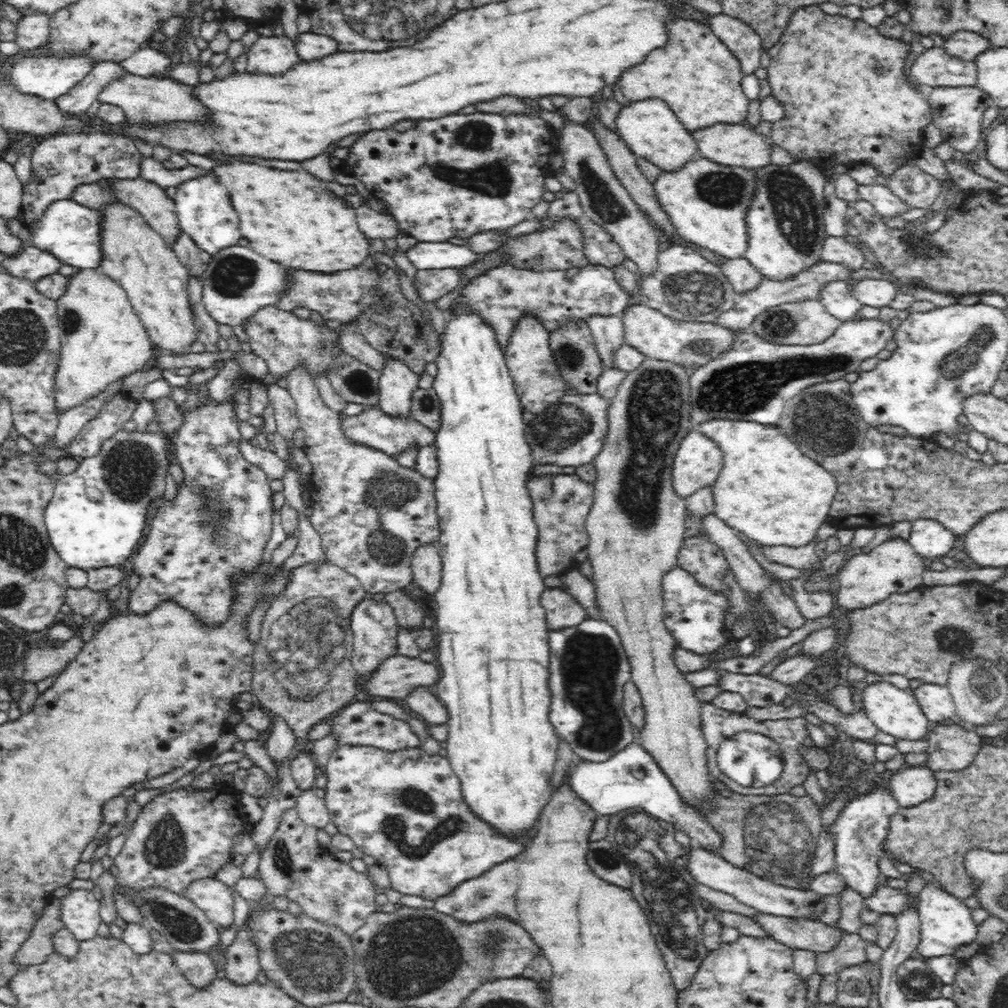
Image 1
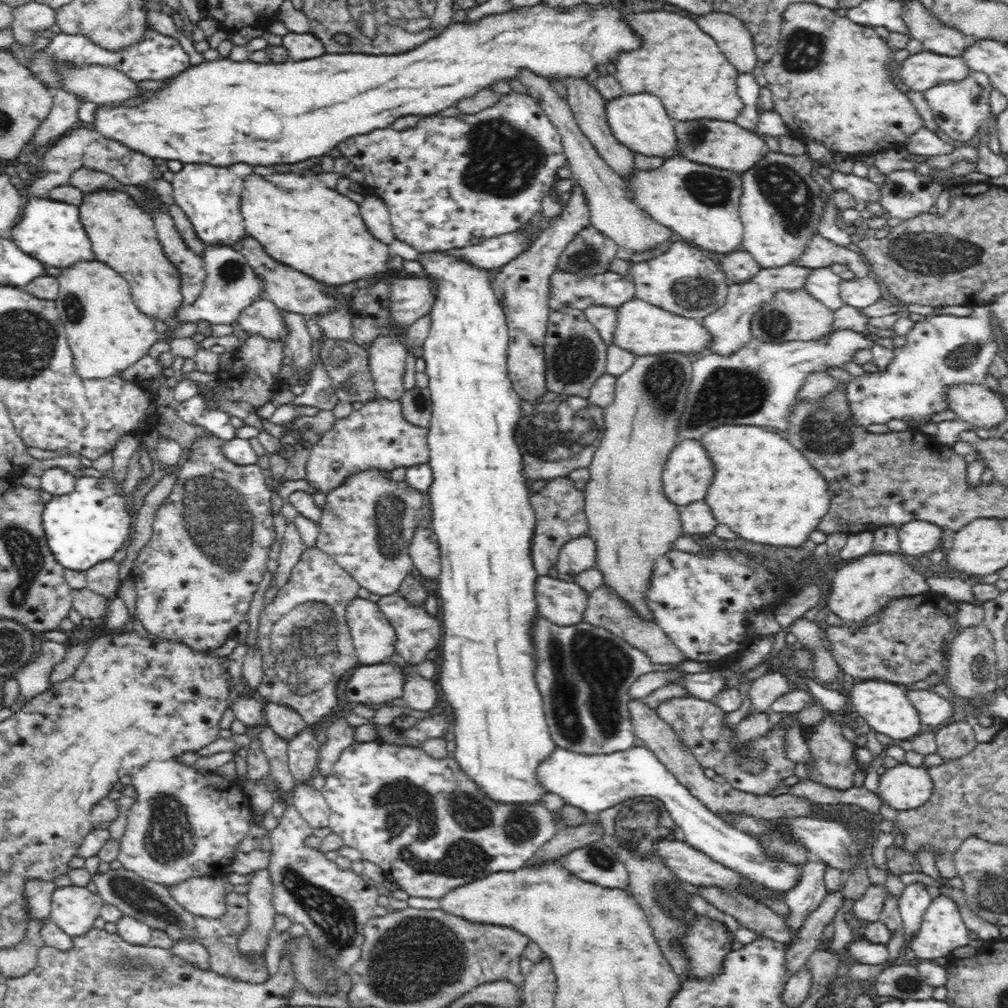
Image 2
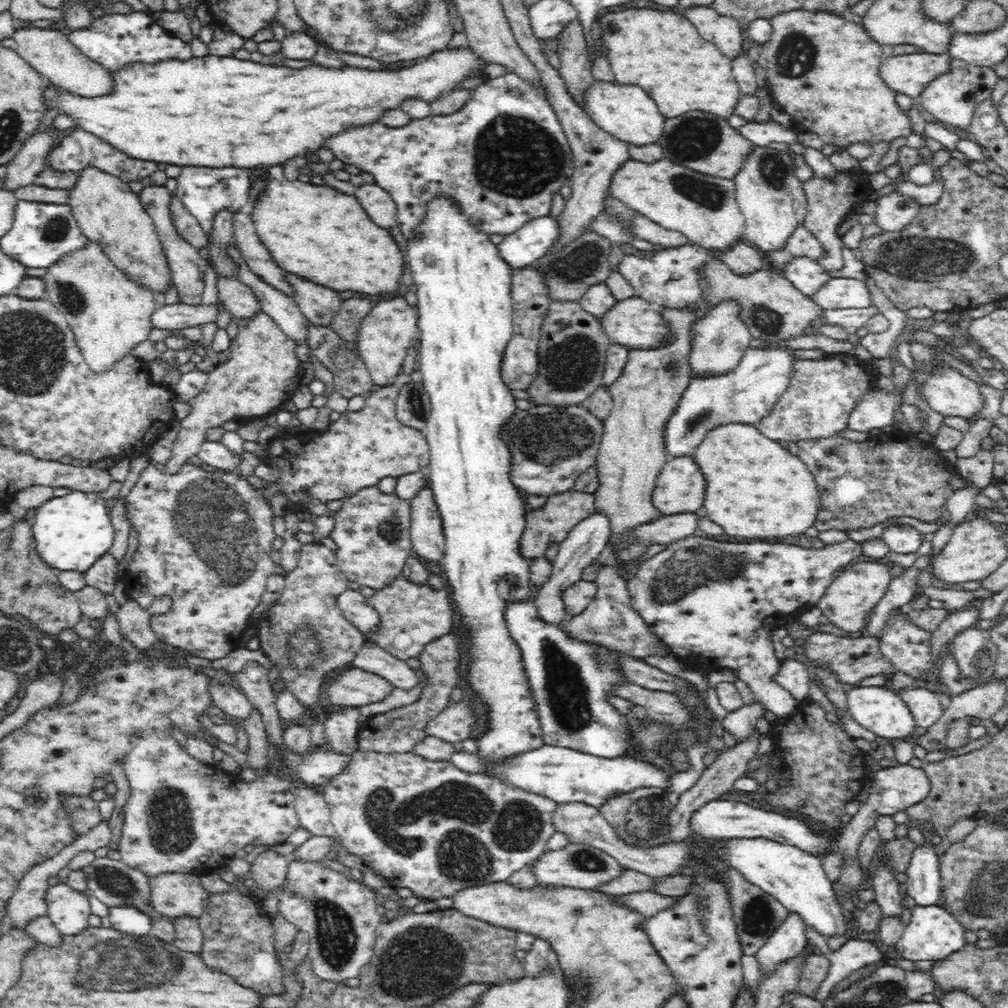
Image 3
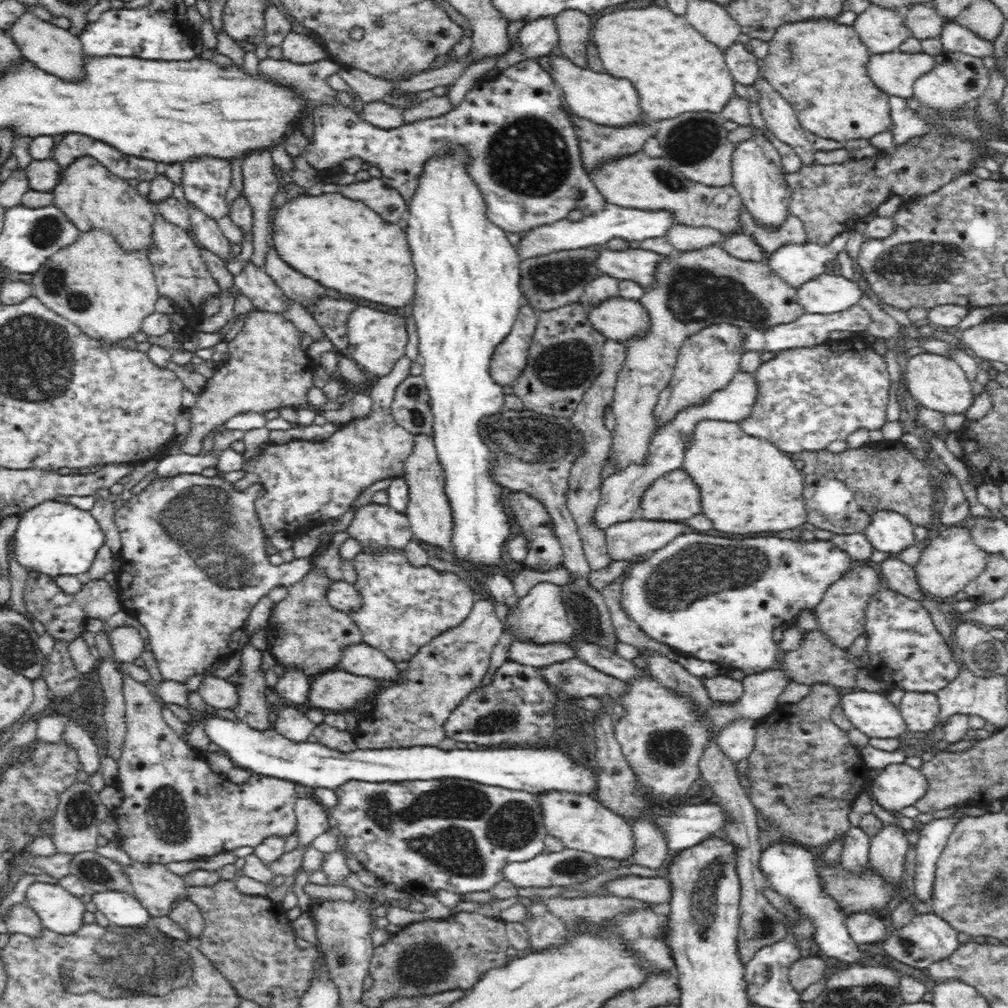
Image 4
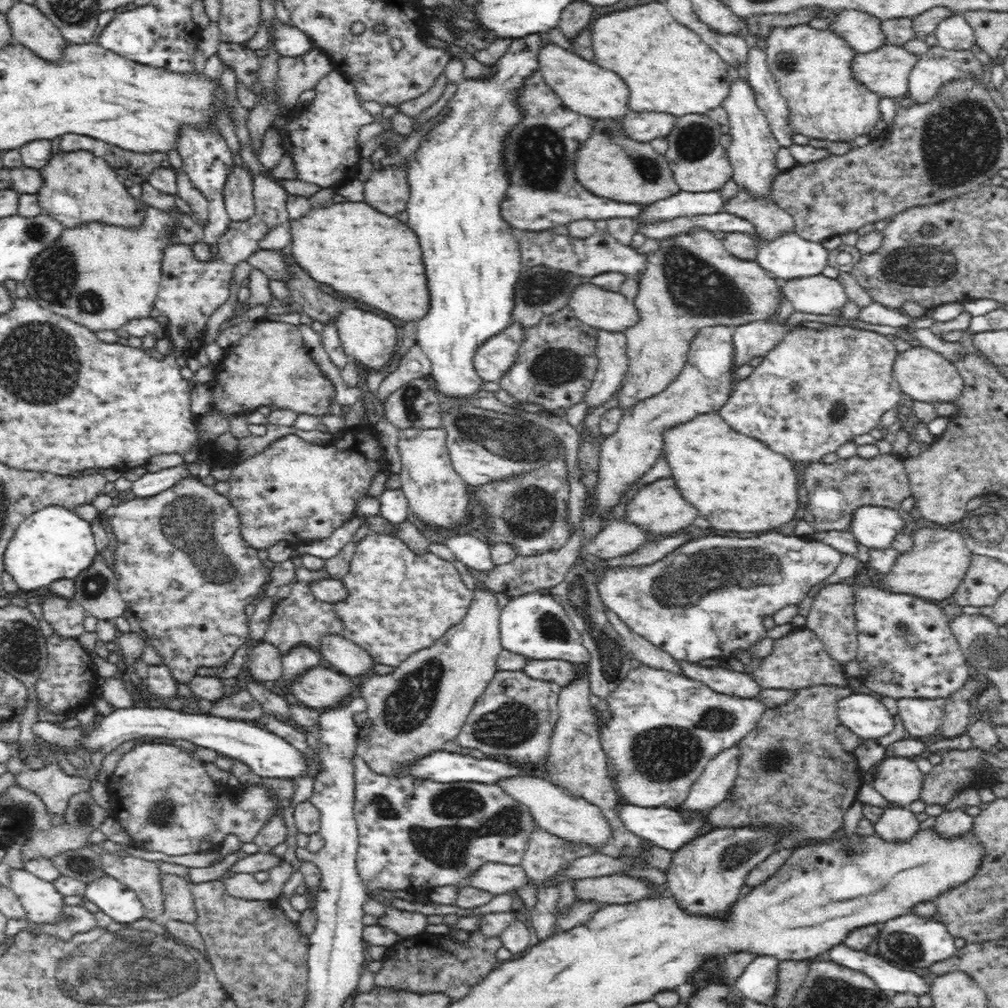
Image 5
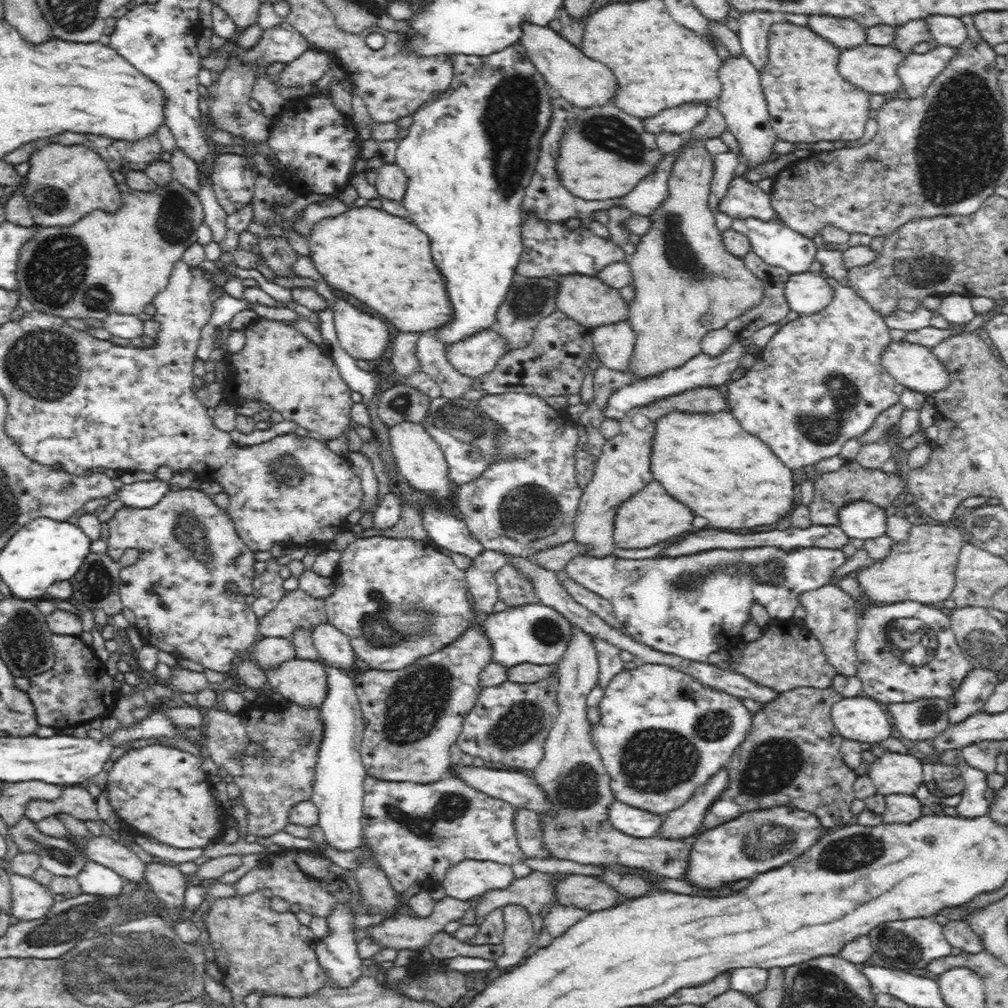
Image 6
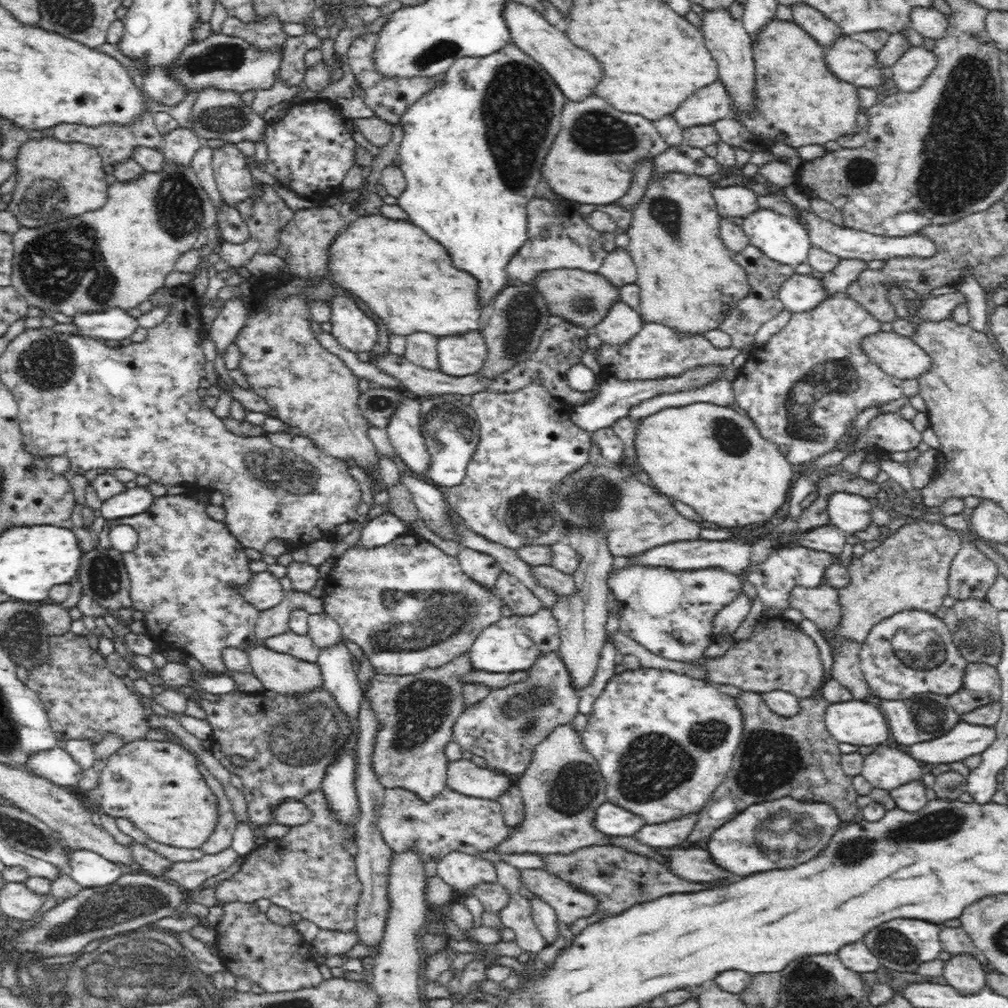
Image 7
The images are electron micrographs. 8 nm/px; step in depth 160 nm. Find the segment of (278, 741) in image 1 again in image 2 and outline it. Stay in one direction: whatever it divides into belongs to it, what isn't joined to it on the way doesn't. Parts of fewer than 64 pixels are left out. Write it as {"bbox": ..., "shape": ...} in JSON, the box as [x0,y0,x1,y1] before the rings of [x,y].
{"bbox":[264,703,308,744],"shape":[[[266,703],[264,705],[264,720],[266,726],[286,743],[290,744],[296,736],[308,730],[304,719],[290,707],[278,705],[278,703]]]}

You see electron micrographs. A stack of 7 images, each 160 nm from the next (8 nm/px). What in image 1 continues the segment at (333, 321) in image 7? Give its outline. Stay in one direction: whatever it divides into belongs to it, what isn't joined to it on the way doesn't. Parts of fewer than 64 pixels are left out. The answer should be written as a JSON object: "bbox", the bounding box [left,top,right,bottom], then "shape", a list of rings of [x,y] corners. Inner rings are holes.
{"bbox":[378,255,486,418],"shape":[[[482,255],[482,258],[470,267],[417,270],[415,288],[420,298],[427,303],[428,300],[437,301],[445,294],[452,292],[461,283],[463,270],[474,268],[484,258],[486,256]],[[386,357],[379,378],[378,408],[386,415],[410,418],[412,396],[419,389],[419,375],[404,362]]]}

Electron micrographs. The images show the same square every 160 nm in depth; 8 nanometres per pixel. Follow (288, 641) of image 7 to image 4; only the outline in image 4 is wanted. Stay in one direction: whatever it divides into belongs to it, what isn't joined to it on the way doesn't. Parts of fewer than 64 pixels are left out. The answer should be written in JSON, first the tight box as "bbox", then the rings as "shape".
{"bbox":[231,643,272,730],"shape":[[[248,643],[242,649],[243,674],[240,685],[237,686],[238,702],[231,710],[240,721],[248,723],[257,730],[268,730],[272,724],[268,720],[266,703],[266,675],[264,653]]]}

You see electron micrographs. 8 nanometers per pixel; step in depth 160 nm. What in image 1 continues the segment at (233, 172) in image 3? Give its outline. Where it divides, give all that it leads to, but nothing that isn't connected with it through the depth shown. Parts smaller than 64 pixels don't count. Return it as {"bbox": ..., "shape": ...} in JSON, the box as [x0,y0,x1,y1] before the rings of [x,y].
{"bbox":[173,174,240,255],"shape":[[[203,174],[202,178],[183,182],[177,189],[173,201],[182,232],[188,233],[201,250],[214,255],[220,250],[238,244],[238,240],[240,240],[238,216],[230,204],[229,192],[216,178],[216,174]]]}

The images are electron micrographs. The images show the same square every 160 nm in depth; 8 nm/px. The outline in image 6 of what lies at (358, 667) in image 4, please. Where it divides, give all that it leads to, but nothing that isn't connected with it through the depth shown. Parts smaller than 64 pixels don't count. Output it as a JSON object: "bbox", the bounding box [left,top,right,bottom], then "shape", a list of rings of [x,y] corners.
{"bbox":[311,624,357,669],"shape":[[[318,624],[311,630],[314,649],[320,660],[328,660],[342,669],[352,668],[357,655],[352,649],[350,640],[336,626]]]}

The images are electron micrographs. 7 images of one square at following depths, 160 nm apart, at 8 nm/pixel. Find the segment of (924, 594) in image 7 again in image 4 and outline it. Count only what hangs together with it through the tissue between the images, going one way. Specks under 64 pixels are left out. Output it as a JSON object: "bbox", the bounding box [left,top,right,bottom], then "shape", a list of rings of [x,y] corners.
{"bbox":[914,526,987,598],"shape":[[[951,526],[940,532],[940,536],[925,540],[920,549],[920,560],[914,564],[915,582],[922,593],[936,598],[948,598],[962,592],[966,584],[973,581],[985,567],[987,553],[982,552],[971,541],[967,527]]]}

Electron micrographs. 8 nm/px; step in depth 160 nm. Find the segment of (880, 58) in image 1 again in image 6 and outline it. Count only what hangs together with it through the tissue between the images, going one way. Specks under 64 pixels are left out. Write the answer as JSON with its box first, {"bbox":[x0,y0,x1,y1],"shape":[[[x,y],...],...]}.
{"bbox":[759,20,873,146],"shape":[[[785,20],[770,26],[767,61],[761,66],[759,77],[770,116],[769,124],[779,140],[810,146],[822,141],[857,143],[863,137],[866,123],[873,116],[869,107],[869,93],[839,75],[839,52],[840,49],[814,34],[808,27],[794,25]]]}

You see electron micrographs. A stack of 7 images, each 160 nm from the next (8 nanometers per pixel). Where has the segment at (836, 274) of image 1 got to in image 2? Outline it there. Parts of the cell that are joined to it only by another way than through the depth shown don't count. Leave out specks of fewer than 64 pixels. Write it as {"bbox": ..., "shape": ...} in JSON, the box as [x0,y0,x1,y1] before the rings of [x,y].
{"bbox":[703,264,814,354],"shape":[[[790,264],[782,267],[766,267],[760,269],[754,278],[747,283],[731,283],[728,287],[726,302],[718,307],[718,310],[707,314],[703,320],[703,326],[710,332],[710,338],[705,345],[705,352],[722,354],[733,354],[740,350],[748,342],[753,334],[751,333],[751,320],[753,316],[766,304],[773,301],[773,296],[778,291],[793,291],[804,289],[806,277],[814,268]]]}

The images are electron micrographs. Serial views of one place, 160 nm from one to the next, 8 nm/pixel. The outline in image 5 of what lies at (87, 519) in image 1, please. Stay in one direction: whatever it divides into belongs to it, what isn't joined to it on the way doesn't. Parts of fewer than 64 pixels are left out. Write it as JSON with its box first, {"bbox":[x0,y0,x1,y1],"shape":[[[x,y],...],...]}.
{"bbox":[3,506,97,595],"shape":[[[48,506],[34,512],[18,527],[7,544],[3,565],[16,582],[19,593],[32,595],[48,590],[50,584],[58,579],[74,579],[92,564],[97,553],[88,521],[61,506]]]}

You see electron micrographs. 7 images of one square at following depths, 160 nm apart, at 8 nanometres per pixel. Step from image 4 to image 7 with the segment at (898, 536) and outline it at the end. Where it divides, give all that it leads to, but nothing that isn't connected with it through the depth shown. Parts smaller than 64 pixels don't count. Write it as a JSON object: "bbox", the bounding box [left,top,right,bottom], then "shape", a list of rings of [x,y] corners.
{"bbox":[827,491,872,534],"shape":[[[834,491],[827,496],[828,521],[845,533],[854,534],[872,521],[872,506],[868,499],[859,494]]]}

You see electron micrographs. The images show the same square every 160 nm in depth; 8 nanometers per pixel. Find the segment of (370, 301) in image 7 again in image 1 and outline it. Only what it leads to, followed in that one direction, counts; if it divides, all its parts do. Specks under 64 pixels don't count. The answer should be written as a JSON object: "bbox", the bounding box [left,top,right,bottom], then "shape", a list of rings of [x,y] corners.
{"bbox":[215,162,370,273],"shape":[[[252,162],[222,164],[215,172],[219,182],[230,186],[230,202],[238,210],[242,236],[250,242],[250,249],[270,261],[290,269],[317,273],[338,273],[338,270],[356,269],[370,254],[370,240],[360,230],[356,209],[344,198],[338,198],[327,188],[327,182],[319,180],[303,168],[276,170],[264,168]]]}

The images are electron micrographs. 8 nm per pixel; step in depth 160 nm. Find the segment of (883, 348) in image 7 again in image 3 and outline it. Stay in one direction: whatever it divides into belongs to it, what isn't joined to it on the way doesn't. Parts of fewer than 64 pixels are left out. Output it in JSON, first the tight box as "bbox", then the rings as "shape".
{"bbox":[921,367,985,419],"shape":[[[946,367],[937,371],[930,370],[922,382],[921,391],[924,401],[931,409],[944,417],[970,419],[976,417],[985,405],[978,387],[976,382],[956,369]]]}

